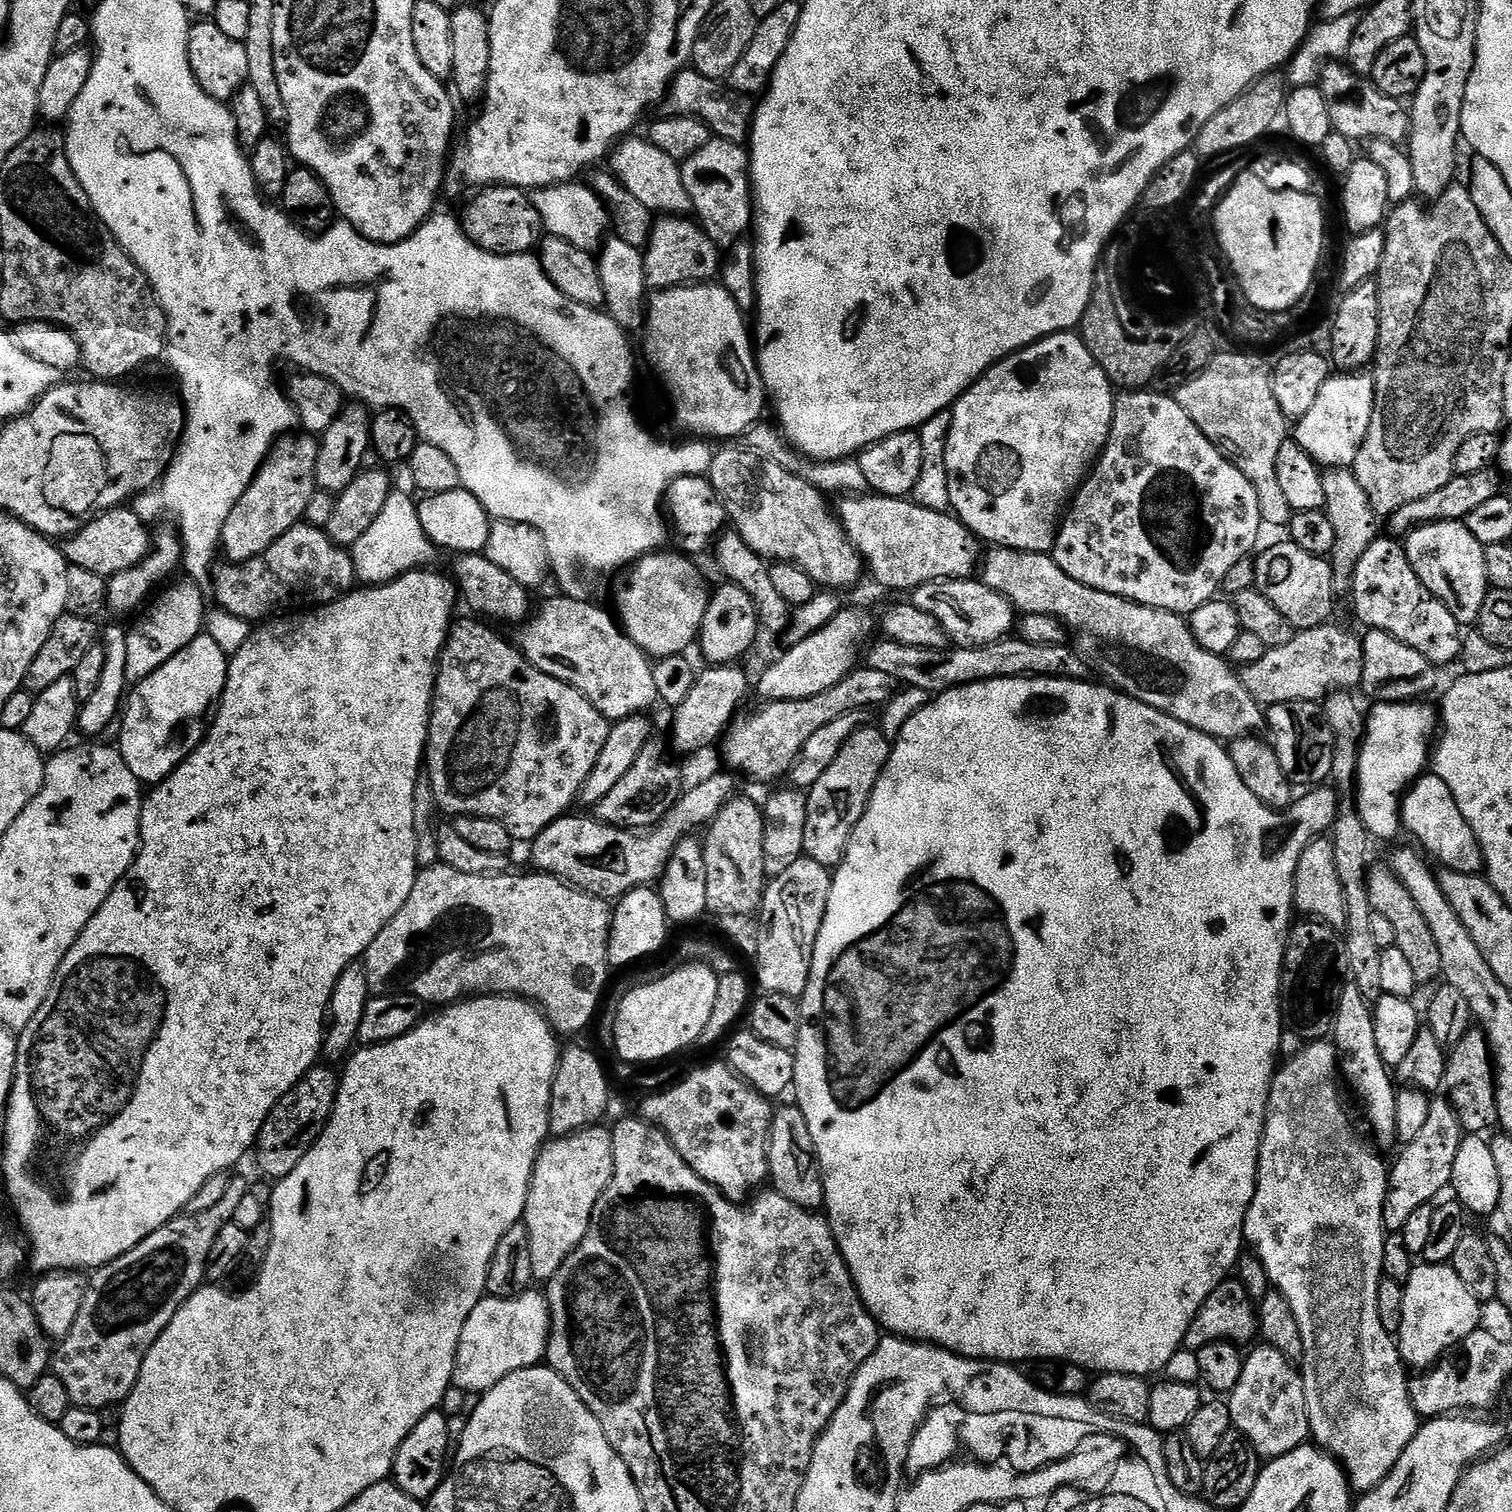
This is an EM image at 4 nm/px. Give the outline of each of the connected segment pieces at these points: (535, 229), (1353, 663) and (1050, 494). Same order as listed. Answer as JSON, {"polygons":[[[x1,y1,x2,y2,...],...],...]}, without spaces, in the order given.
{"polygons":[[[489,185,474,195,472,202,464,208,462,223,466,238,480,249,501,256,519,256,529,253,540,242,544,232,541,215,523,189]],[[1329,622,1317,628,1305,628,1297,631,1290,642,1286,642,1277,648,1269,648,1266,654,1262,654,1259,662,1240,668,1238,675,1240,681,1250,690,1250,694,1262,706,1273,704,1285,704,1286,702,1298,702,1310,700,1323,701,1325,696,1332,692,1342,692,1353,689,1360,684,1362,666,1364,665,1363,641,1344,628,1339,628,1336,622]],[[1075,331,1054,332,1051,336,1043,337,1036,343,1012,353,999,364,988,369,967,392,961,394,959,400,950,409,952,425,948,431,944,461,950,486,951,511,971,530,973,536,981,541,989,540,989,545,1015,548,1017,552,1051,553,1056,545,1056,533,1066,505,1080,485,1084,483,1096,461,1100,459,1100,453,1104,451,1115,409,1114,385,1108,380,1108,375,1102,370,1102,366,1098,366,1098,362,1092,357,1090,350]]]}

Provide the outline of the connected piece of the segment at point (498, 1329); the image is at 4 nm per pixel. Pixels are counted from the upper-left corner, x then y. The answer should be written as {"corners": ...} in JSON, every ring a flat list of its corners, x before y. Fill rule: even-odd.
{"corners":[[536,1290,523,1292,521,1296,514,1298,498,1298,488,1296,470,1310,470,1318,466,1318,466,1326,462,1326,462,1338,458,1342,458,1354,456,1365,452,1375,452,1383,464,1392,476,1392,483,1394,489,1392,502,1378,514,1374,523,1368,537,1367,545,1359,548,1350,548,1302,543,1295]]}

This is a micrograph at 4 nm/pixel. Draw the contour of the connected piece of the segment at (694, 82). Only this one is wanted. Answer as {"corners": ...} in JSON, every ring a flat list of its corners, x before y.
{"corners":[[689,66,672,79,664,99,658,105,658,112,661,117,696,118,712,131,713,137,743,145,752,131,752,118,757,107,757,101,753,97,735,96,721,81,706,78,697,68]]}

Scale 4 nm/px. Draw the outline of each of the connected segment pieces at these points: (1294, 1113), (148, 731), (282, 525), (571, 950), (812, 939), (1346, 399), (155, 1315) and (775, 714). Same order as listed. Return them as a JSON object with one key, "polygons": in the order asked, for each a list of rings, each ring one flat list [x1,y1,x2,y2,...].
{"polygons":[[[1313,1040,1305,1043,1297,1056,1279,1065,1278,1071,1272,1077,1272,1085,1268,1091,1268,1113,1264,1123,1264,1137,1260,1143,1260,1161,1256,1175,1254,1198,1248,1207,1244,1223,1244,1239,1247,1247,1255,1253,1265,1267,1271,1287,1280,1292,1286,1302,1290,1302,1290,1310,1294,1318,1298,1318,1298,1330,1302,1330,1302,1346,1304,1358,1302,1375,1306,1390,1306,1410,1310,1418,1310,1436,1313,1441,1328,1455,1334,1457,1341,1468,1348,1474,1348,1483,1352,1485,1353,1493,1363,1494,1374,1490,1394,1470,1398,1458,1402,1458,1402,1450,1410,1446,1414,1434,1419,1430,1422,1420,1416,1415,1412,1399,1408,1393,1409,1373,1400,1358,1400,1349,1393,1333,1387,1332,1382,1326,1382,1318,1378,1318,1378,1286,1384,1276,1382,1266,1382,1250,1386,1239,1382,1210,1388,1193,1389,1165,1379,1156,1377,1145,1371,1139,1356,1133,1348,1112,1344,1109,1344,1100,1340,1097,1338,1081,1338,1061,1336,1045,1328,1040]],[[201,634,194,638,194,642,190,642,190,646,178,650,178,654,170,658,170,662,158,666,154,674,135,685,136,693,127,697,126,707,122,712,118,750,126,766,130,766,134,778,138,778,141,785,161,784,206,739,210,721,219,709,224,698,224,690,228,687,229,663,229,653,224,652,222,646,214,642,214,638]],[[312,434,281,436,273,444,254,482,246,486,246,494,238,498,220,531,220,548,227,563,245,564,250,558,258,558,258,554,270,550,286,530,305,519,310,500,318,491,315,466,320,444]],[[439,862,430,868,420,868,416,874,414,890,410,890,410,898,406,898,402,910,398,910,398,914,394,914,394,918,390,918,390,922,380,931,378,938,374,938,374,942,370,942,370,946,364,952,362,963,366,970,369,993,372,996,389,994,417,996,428,1006,447,1006,473,996,523,996,525,1000,531,1000,533,1004,542,1009,544,1015,548,1017,549,1024,561,1037,572,1036,575,1032,582,1031,595,1018,596,1011,600,1008,600,995,603,994,604,987,608,984,608,972,610,973,608,935,612,929,613,905,597,896,587,896,585,892,578,891,556,876,512,875,461,874,459,870,454,870]],[[803,855,794,866,783,874,771,877,764,890,764,902,760,906,760,937,758,938,758,954,754,958,756,964,756,980,760,983,761,993,773,992,797,998,803,996,806,986,812,982,812,959,814,946,819,941,822,922,826,914,826,906,830,902,833,873,822,862,814,862]],[[1332,374,1318,390,1314,406,1306,410,1301,420,1295,421,1294,439,1321,469,1352,468,1358,450,1370,430,1370,418,1374,414,1376,401,1376,382,1368,374]],[[233,1178,230,1182,230,1190,226,1190,226,1195,223,1196,212,1209,205,1210,202,1214,181,1214,177,1216,176,1219,171,1220,169,1224,162,1226,158,1230,154,1230,154,1234,150,1234,142,1242,138,1242,138,1246,134,1246,134,1250,122,1254,114,1262,105,1264,103,1268,97,1268,91,1273,88,1289,86,1290,86,1298,82,1298,82,1310,78,1313,78,1318,74,1318,74,1326,70,1330,68,1337,59,1341,50,1365,51,1371,62,1382,62,1386,66,1386,66,1394,70,1394,70,1398,75,1407,95,1408,99,1410,111,1404,123,1405,124,1401,128,1399,128,1396,132,1393,134,1386,138,1382,140,1371,142,1370,142,1362,146,1358,150,1346,154,1346,154,1342,158,1342,158,1338,164,1333,166,1326,170,1326,174,1314,178,1314,181,1306,196,1293,197,1288,205,1283,210,1246,214,1246,214,1238,218,1238,222,1226,232,1223,234,1210,238,1207,238,1202,242,1202,242,1198,246,1198,248,1191,250,1191,249,1181,246,1182,239,1180,239,1178]],[[857,666,849,676,842,678,842,682,838,682,838,686,830,686,830,690,814,694,814,698,761,703,757,712,752,712,749,716,737,715,728,725,728,730,722,737,724,760,729,764,725,765,733,773,741,777,749,776,760,784,780,780,783,776,785,779,791,773,798,754,802,754,802,746,806,746,806,742,821,726,835,722,837,718,842,718,842,714,873,710,876,707,879,709,897,692,898,685,894,678,867,666]]]}

